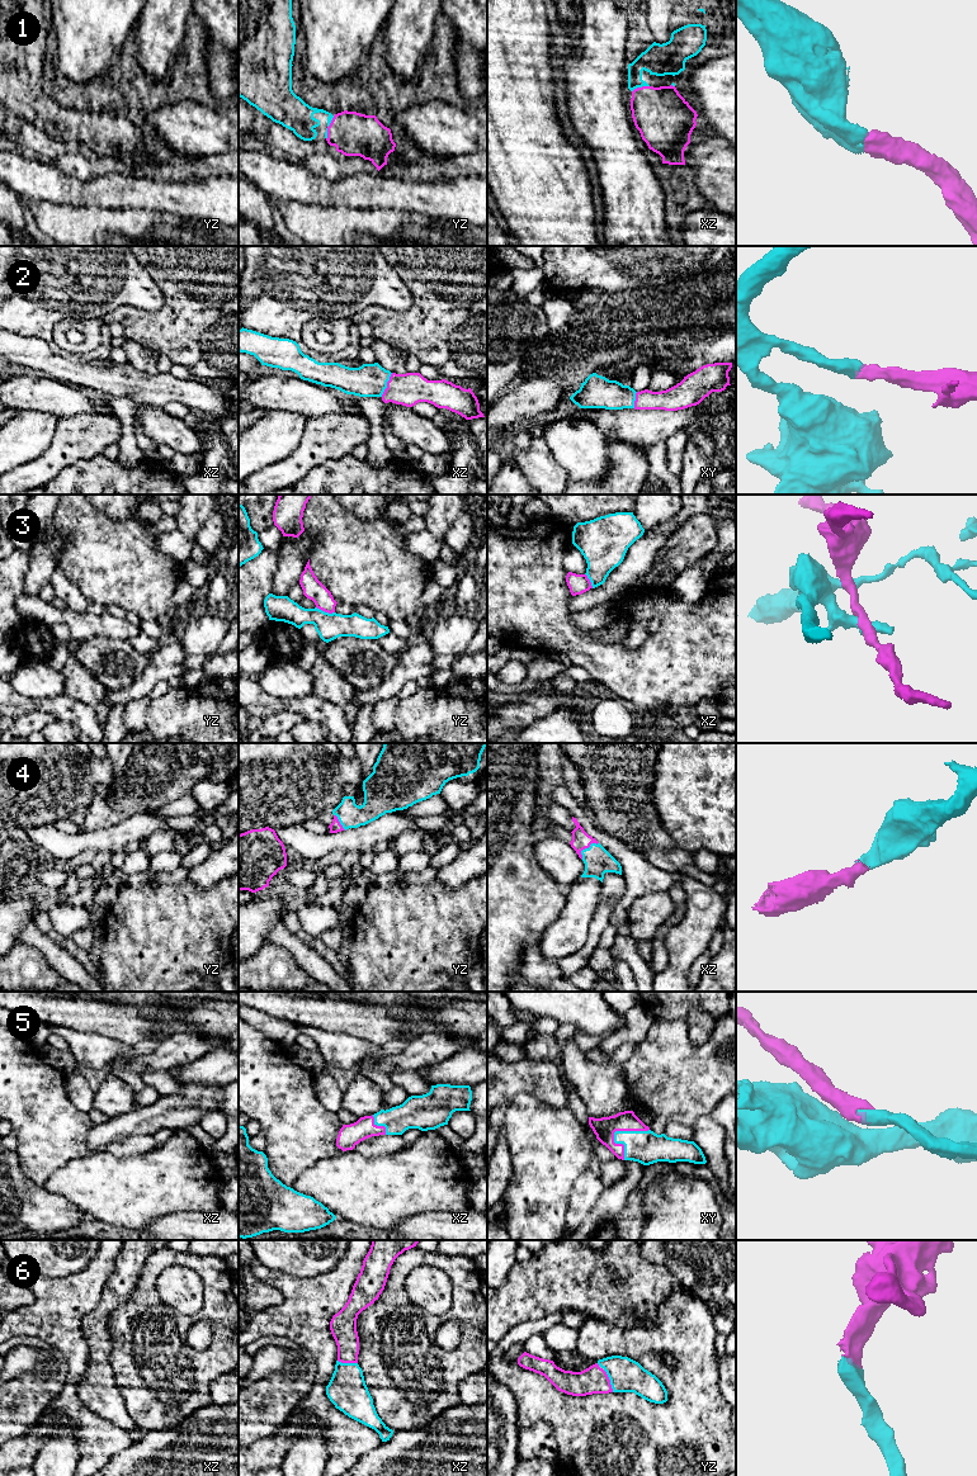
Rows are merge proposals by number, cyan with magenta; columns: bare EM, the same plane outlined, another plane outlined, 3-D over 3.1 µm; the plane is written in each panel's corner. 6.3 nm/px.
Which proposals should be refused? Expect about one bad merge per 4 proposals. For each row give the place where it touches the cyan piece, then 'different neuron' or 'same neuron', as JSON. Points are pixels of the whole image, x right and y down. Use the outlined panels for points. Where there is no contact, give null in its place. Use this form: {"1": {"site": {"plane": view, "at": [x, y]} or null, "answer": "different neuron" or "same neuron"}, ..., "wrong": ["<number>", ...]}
{"1": {"site": {"plane": "yz", "at": [327, 126]}, "answer": "same neuron"}, "2": {"site": {"plane": "xz", "at": [386, 384]}, "answer": "same neuron"}, "3": {"site": {"plane": "yz", "at": [324, 611]}, "answer": "different neuron"}, "4": {"site": {"plane": "xz", "at": [585, 848]}, "answer": "same neuron"}, "5": {"site": {"plane": "xy", "at": [616, 1131]}, "answer": "same neuron"}, "6": {"site": {"plane": "yz", "at": [609, 1378]}, "answer": "same neuron"}, "wrong": ["3"]}

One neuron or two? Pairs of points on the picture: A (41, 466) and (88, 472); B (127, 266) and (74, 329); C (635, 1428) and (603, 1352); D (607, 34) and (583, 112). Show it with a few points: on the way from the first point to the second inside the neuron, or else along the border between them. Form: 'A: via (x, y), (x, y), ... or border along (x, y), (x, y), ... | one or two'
A: border along (76, 462), (62, 469), (50, 481) | two
B: border along (112, 311), (102, 317), (64, 318), (53, 326) | two
C: via (666, 1408), (673, 1401), (673, 1381), (635, 1348) | one
D: via (599, 53), (596, 93) | one

